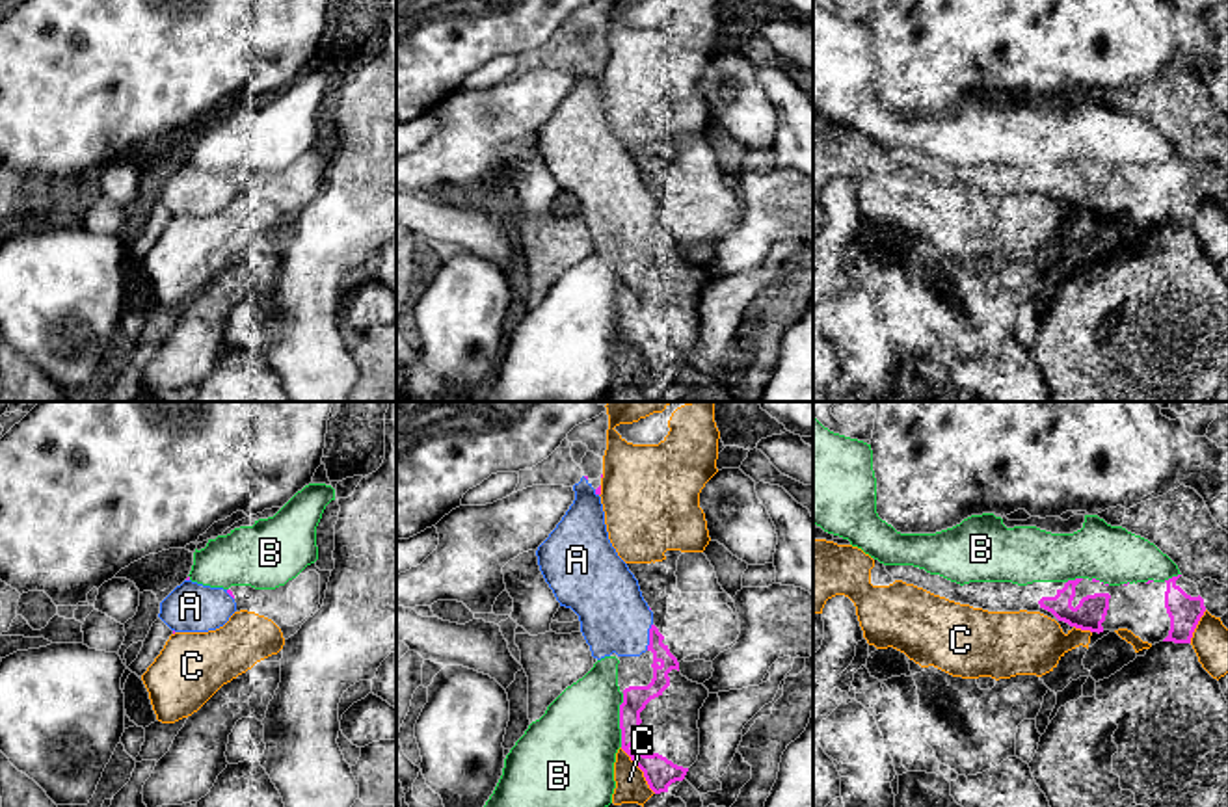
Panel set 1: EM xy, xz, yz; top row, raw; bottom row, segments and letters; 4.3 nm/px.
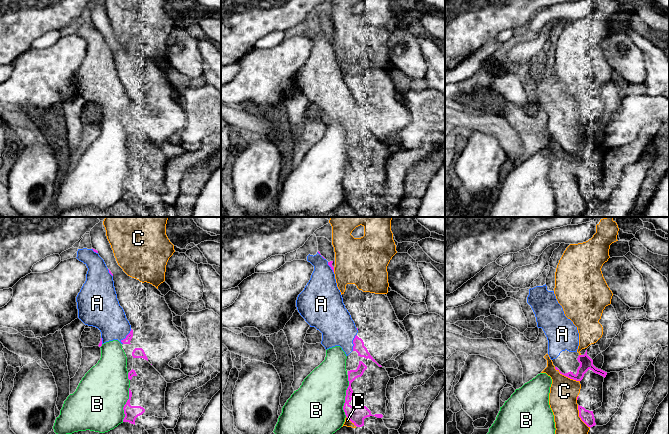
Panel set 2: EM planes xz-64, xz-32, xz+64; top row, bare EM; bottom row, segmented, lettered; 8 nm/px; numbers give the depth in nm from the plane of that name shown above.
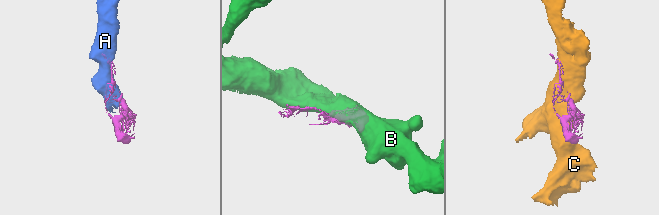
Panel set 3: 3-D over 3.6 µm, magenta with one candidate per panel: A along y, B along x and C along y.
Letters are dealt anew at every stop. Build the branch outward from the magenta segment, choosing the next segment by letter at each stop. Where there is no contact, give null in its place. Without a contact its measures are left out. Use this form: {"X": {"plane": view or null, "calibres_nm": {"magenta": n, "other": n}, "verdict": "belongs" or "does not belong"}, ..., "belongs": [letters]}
{"A": {"plane": "xz", "calibres_nm": {"magenta": 80, "other": 300}, "verdict": "belongs"}, "B": {"plane": "xz", "calibres_nm": {"magenta": 110, "other": 380}, "verdict": "does not belong"}, "C": {"plane": "xz", "calibres_nm": {"magenta": 140, "other": 140}, "verdict": "does not belong"}, "belongs": ["A"]}

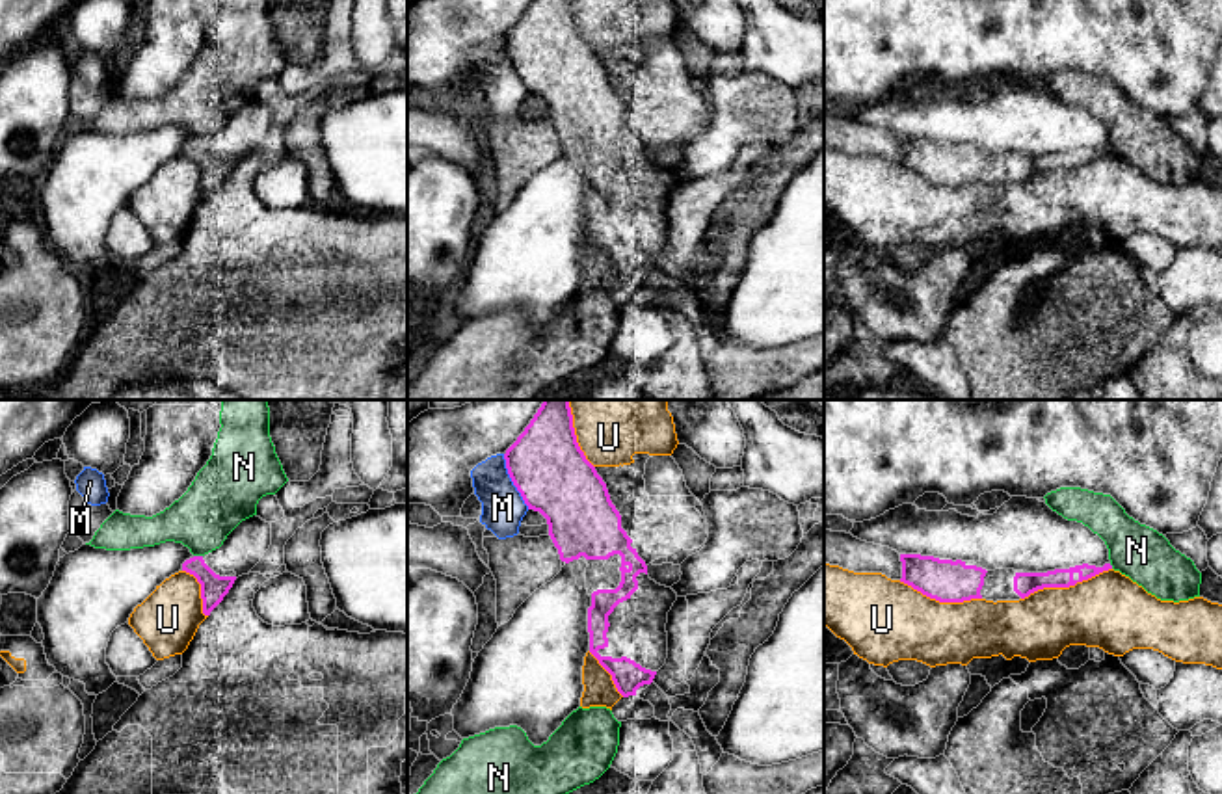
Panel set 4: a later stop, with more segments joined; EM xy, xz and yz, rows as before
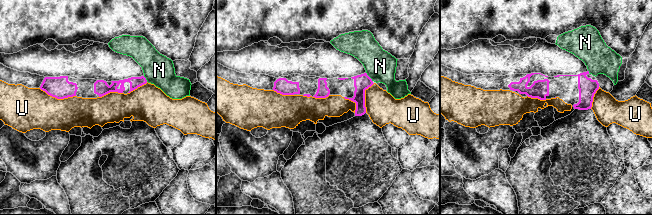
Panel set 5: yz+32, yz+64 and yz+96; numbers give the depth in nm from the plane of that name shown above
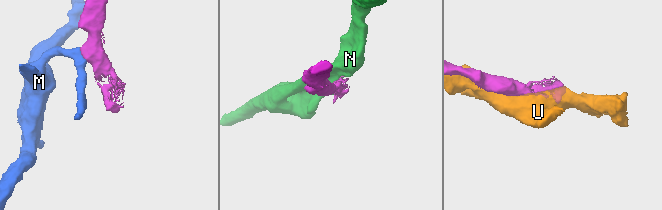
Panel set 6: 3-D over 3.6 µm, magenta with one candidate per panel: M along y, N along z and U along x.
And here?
{"M": {"plane": "xz", "calibres_nm": {"magenta": 320, "other": 190}, "verdict": "does not belong"}, "N": {"plane": "xy", "calibres_nm": {"magenta": 110, "other": 280}, "verdict": "does not belong"}, "U": {"plane": "yz", "calibres_nm": {"magenta": 100, "other": 320}, "verdict": "does not belong"}, "belongs": []}

